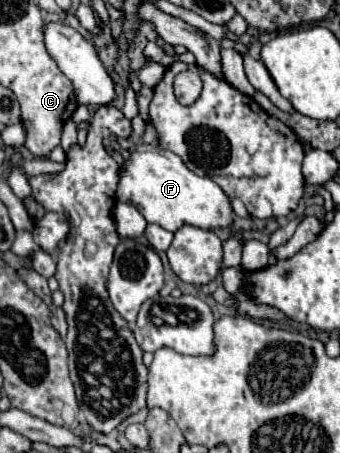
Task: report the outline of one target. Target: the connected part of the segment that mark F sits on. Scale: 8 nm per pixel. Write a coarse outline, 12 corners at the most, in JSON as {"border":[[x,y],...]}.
{"border":[[137,144],[117,200],[169,232],[229,228],[233,206],[177,154]]}

